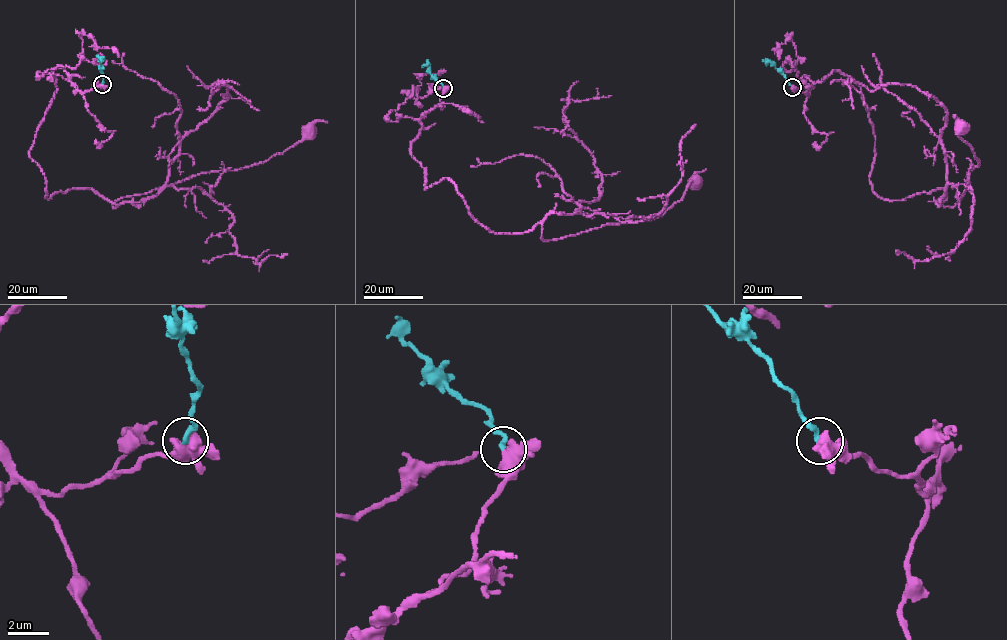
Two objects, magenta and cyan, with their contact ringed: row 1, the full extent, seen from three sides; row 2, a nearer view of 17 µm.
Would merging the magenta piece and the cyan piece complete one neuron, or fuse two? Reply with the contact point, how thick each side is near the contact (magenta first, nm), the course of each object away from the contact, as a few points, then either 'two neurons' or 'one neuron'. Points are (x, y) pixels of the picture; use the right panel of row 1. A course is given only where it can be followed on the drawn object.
at (792, 87); 460 nm thick on the magenta side, 260 nm on the other; magenta runs (792, 87), (806, 95), (833, 71), (856, 83), (885, 199), (944, 188), (953, 206), (979, 165), (962, 125); cyan runs (792, 87), (766, 58); one neuron

